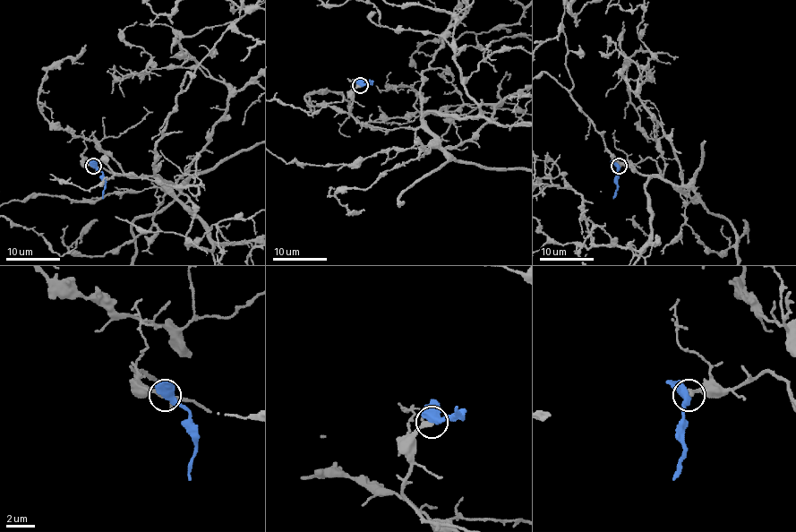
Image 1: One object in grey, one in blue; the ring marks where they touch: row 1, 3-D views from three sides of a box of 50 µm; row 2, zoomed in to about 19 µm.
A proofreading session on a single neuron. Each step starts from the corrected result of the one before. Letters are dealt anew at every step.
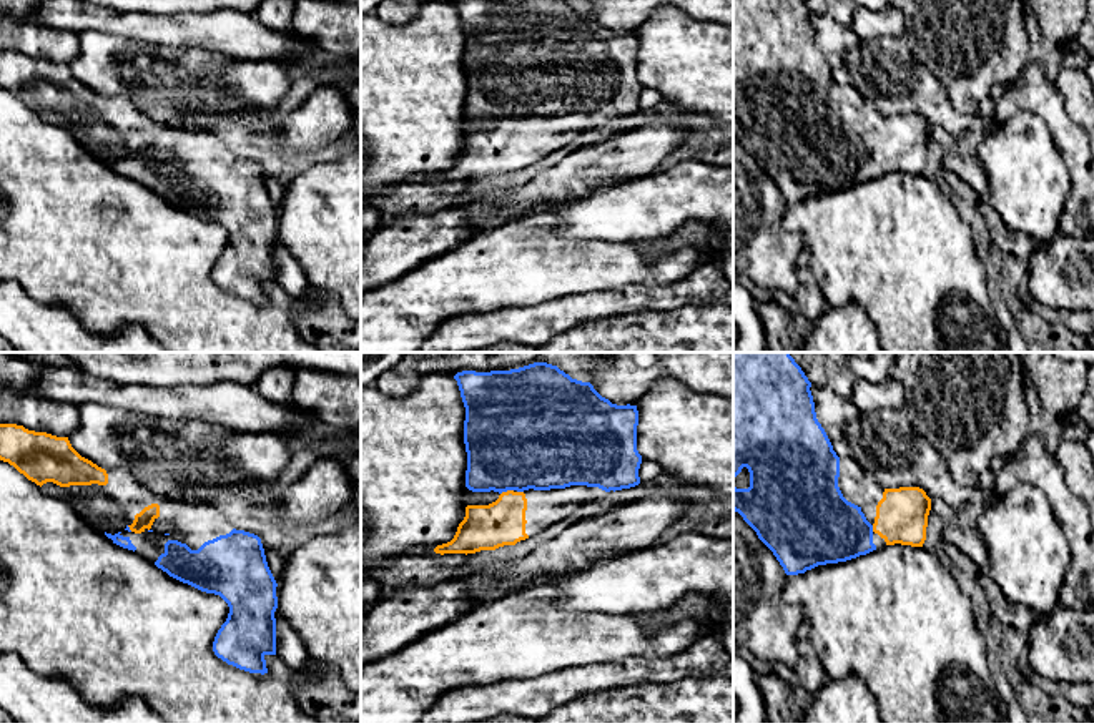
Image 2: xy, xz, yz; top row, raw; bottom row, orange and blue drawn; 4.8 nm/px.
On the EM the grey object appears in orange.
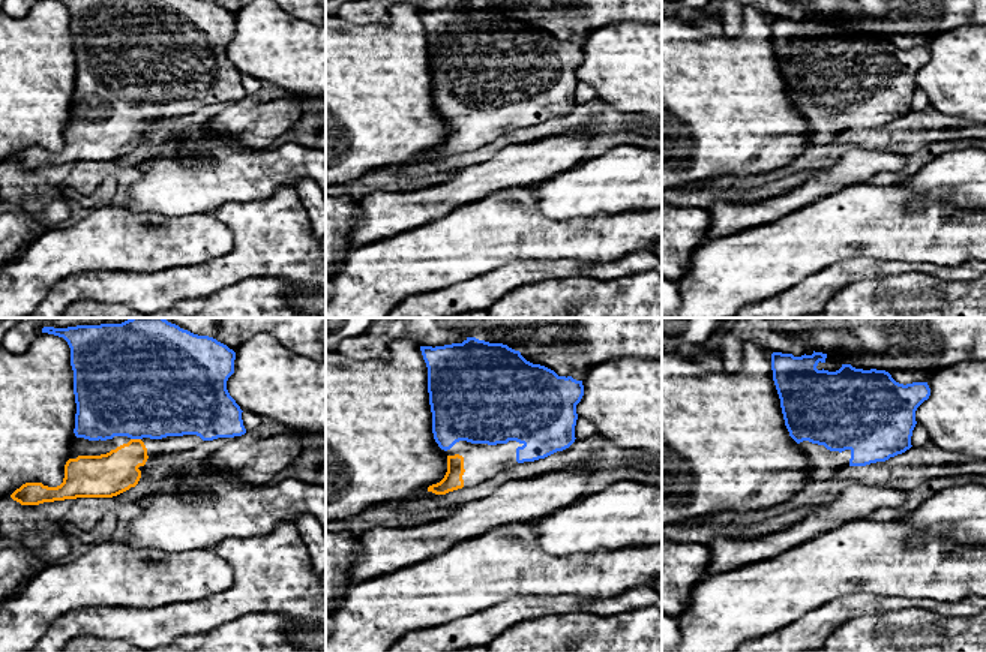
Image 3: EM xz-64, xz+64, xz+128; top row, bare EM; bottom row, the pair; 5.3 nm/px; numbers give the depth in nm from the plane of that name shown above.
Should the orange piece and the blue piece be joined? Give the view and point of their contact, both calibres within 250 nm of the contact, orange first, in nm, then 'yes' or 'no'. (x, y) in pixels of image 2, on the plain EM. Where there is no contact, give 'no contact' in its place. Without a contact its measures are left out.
xz (507, 118) | 220/480 nm | yes

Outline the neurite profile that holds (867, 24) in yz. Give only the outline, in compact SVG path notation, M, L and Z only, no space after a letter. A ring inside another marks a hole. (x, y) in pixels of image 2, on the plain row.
M858 5L851 17L851 28L860 40L875 40L881 37L901 38L904 33L903 13L893 5L875 12Z

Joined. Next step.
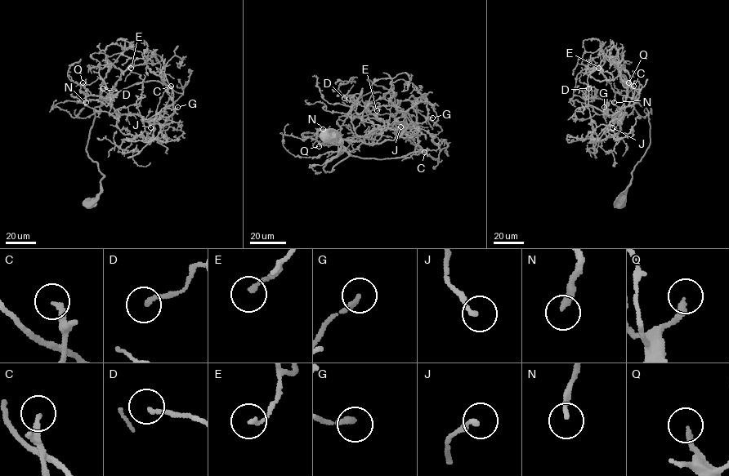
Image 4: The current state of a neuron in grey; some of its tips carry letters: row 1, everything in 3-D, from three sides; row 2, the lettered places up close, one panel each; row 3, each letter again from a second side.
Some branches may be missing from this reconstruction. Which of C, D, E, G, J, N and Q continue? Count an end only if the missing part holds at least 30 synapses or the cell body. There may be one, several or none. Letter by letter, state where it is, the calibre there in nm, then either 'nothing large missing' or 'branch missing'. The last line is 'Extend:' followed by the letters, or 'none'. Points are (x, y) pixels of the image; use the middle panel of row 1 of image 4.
C: (424, 152) | 200 nm | nothing large missing
D: (344, 98) | 180 nm | nothing large missing
E: (377, 110) | 170 nm | nothing large missing
G: (432, 117) | 200 nm | branch missing
J: (400, 126) | 190 nm | nothing large missing
N: (323, 129) | 200 nm | branch missing
Q: (319, 146) | 220 nm | branch missing
Extend: G, N, Q

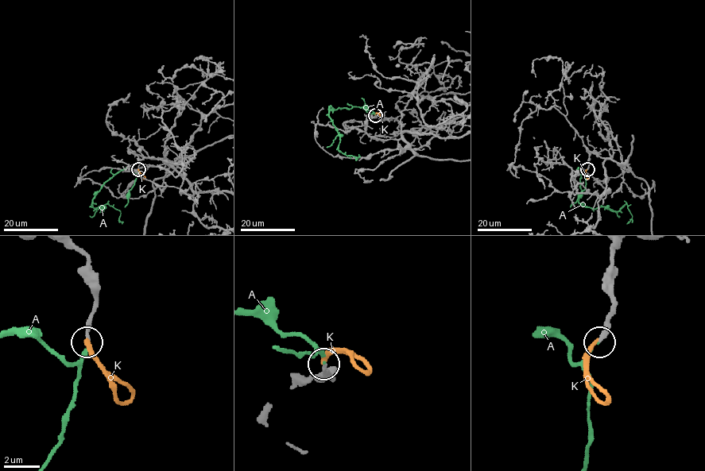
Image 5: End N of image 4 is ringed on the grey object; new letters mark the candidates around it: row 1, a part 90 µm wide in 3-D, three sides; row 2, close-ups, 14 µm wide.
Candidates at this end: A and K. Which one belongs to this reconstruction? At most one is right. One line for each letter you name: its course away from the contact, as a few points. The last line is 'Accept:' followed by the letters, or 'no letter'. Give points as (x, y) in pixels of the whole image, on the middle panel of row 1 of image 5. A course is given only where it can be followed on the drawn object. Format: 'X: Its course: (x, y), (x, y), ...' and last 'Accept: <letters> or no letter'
A: Its course: (375, 115), (365, 108), (329, 106), (329, 116), (340, 137), (338, 149), (356, 160), (358, 154)
Accept: A

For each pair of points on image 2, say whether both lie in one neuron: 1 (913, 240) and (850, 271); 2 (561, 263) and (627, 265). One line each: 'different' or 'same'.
1: same
2: same

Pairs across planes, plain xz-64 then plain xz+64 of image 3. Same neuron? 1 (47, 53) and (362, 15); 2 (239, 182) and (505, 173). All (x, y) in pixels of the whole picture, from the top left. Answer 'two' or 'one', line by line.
1: two
2: two

